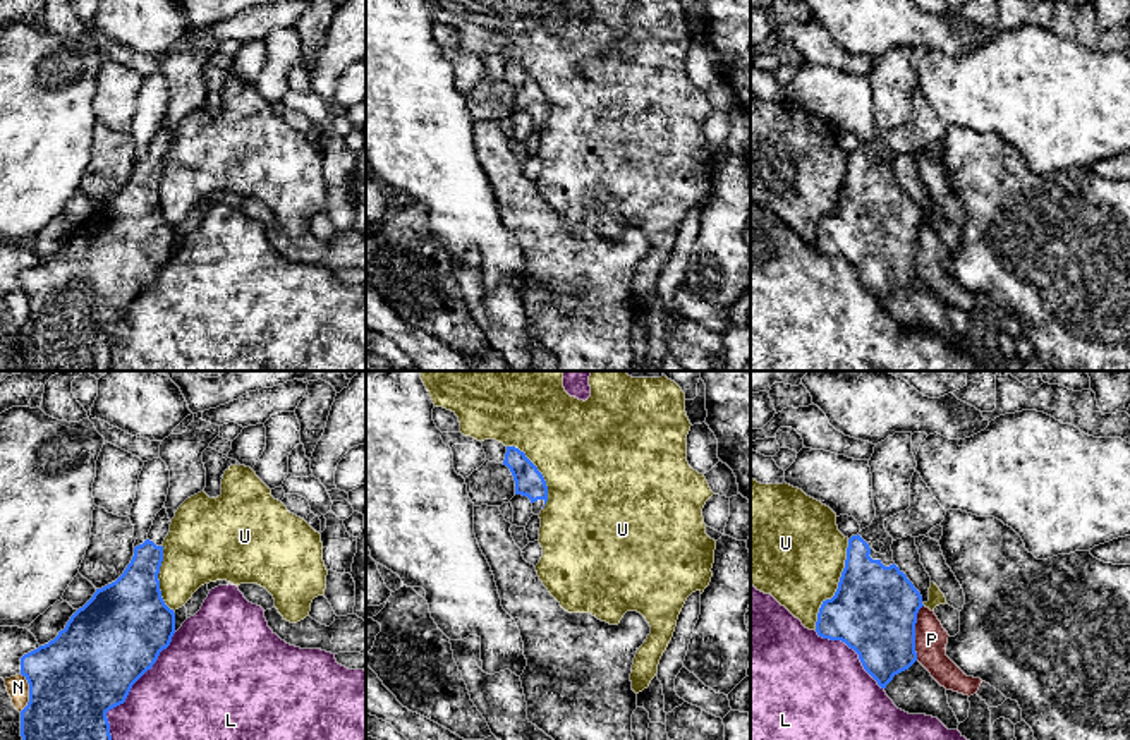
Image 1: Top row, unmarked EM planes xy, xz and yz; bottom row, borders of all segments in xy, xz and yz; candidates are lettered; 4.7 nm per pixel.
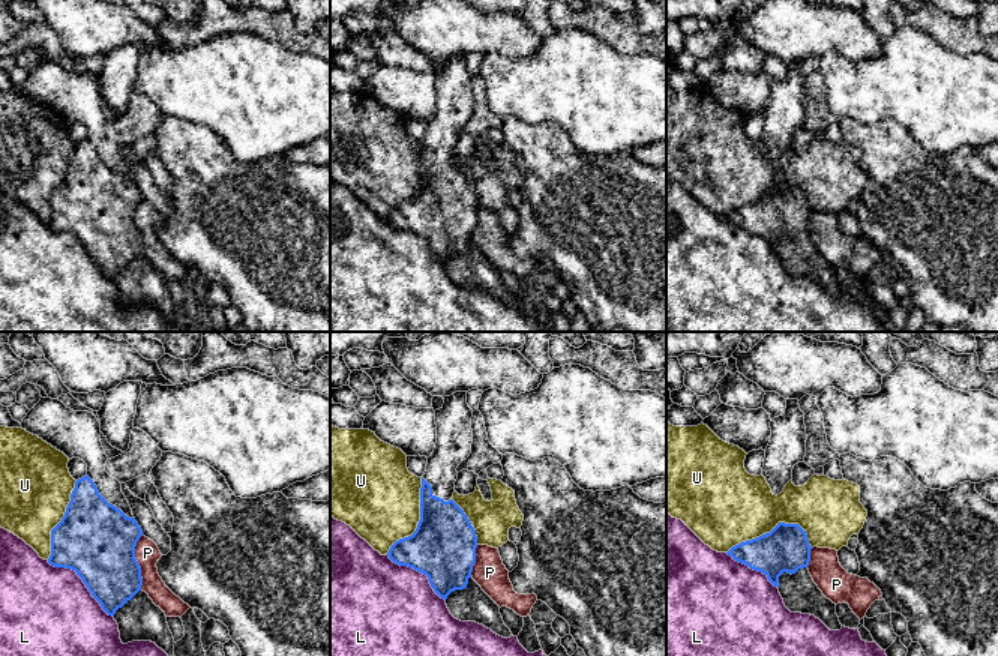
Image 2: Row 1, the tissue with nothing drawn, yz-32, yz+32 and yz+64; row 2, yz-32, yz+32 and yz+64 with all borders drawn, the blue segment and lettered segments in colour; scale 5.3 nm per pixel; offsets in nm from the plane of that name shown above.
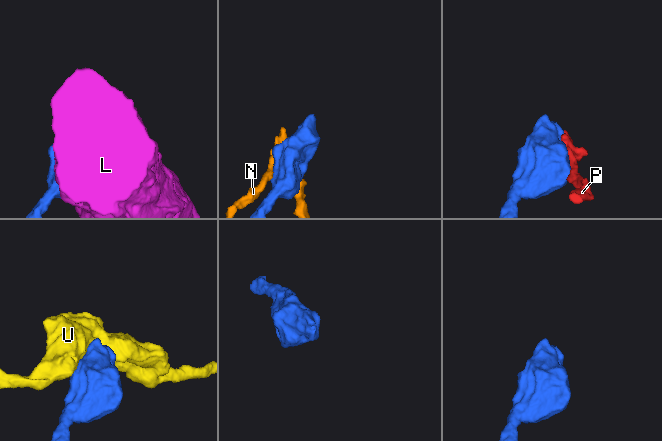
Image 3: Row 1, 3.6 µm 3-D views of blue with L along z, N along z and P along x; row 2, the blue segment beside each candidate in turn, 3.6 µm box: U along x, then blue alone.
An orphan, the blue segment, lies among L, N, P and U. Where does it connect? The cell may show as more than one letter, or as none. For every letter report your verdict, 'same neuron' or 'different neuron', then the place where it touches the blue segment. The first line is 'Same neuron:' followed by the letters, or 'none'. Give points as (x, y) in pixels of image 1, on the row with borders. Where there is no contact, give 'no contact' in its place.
Same neuron: none
L: different neuron; contact xy (131, 687)
N: different neuron; contact xy (30, 692)
P: different neuron; contact yz (914, 632)
U: different neuron; contact yz (838, 586)

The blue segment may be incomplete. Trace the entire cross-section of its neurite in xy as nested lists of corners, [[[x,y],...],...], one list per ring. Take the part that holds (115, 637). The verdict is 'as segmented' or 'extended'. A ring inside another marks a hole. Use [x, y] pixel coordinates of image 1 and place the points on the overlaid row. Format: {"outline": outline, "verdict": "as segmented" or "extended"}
{"outline": [[[163,505],[153,520],[148,539],[134,548],[134,556],[124,573],[115,582],[96,589],[53,640],[21,658],[21,675],[29,683],[29,702],[21,711],[22,740],[112,740],[106,713],[125,702],[132,685],[153,668],[175,634],[175,613],[165,604],[158,580],[163,561],[161,544],[170,532],[170,524]]], "verdict": "extended"}

